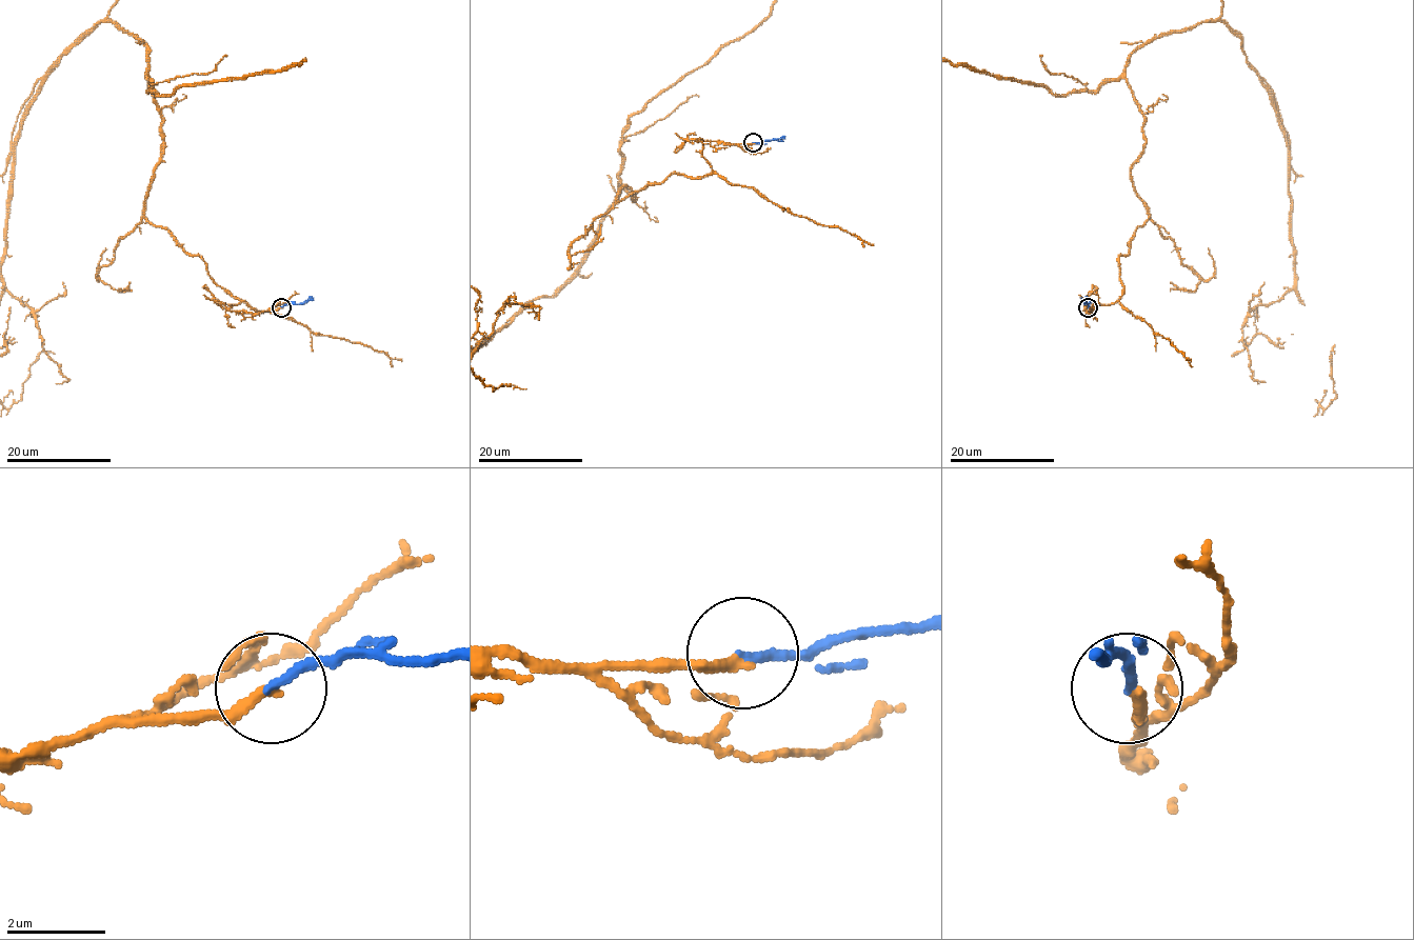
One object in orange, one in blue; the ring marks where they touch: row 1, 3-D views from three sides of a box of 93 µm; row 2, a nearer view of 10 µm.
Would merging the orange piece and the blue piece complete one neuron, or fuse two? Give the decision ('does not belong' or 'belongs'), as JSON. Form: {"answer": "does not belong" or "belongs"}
{"answer": "belongs"}

